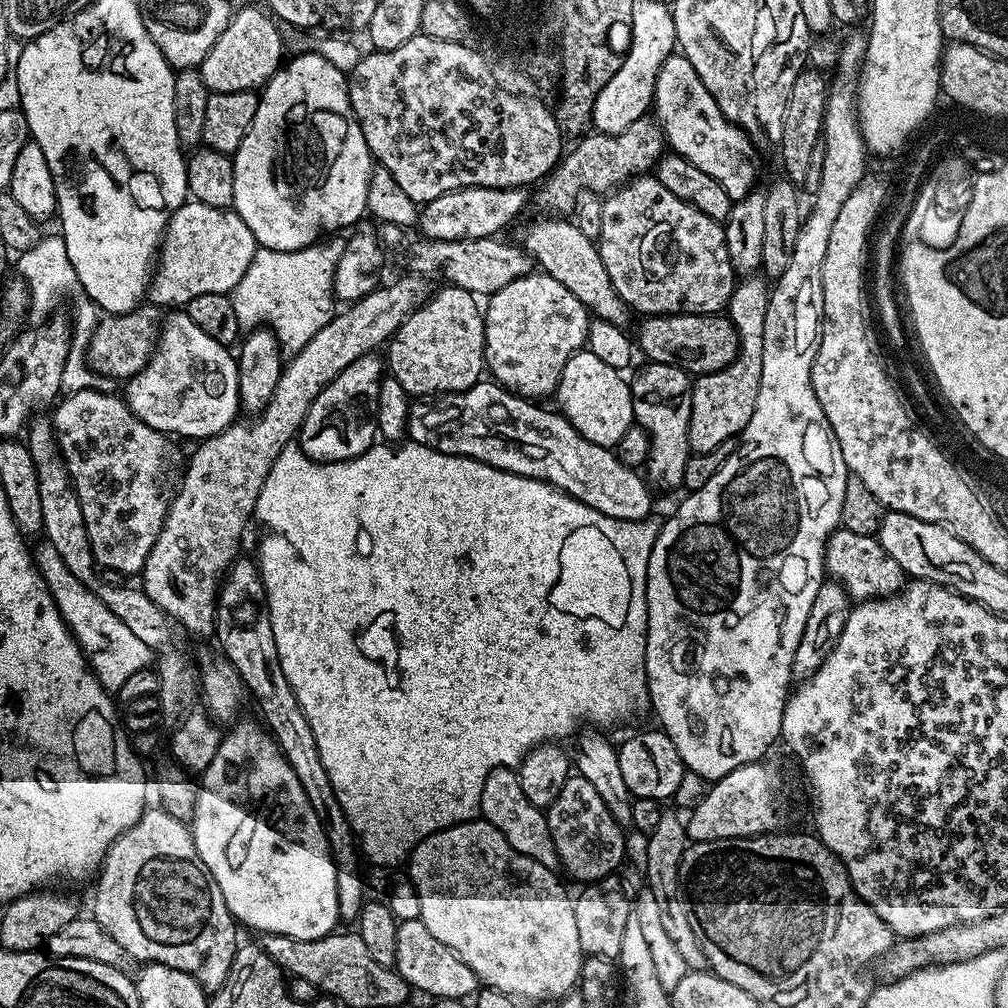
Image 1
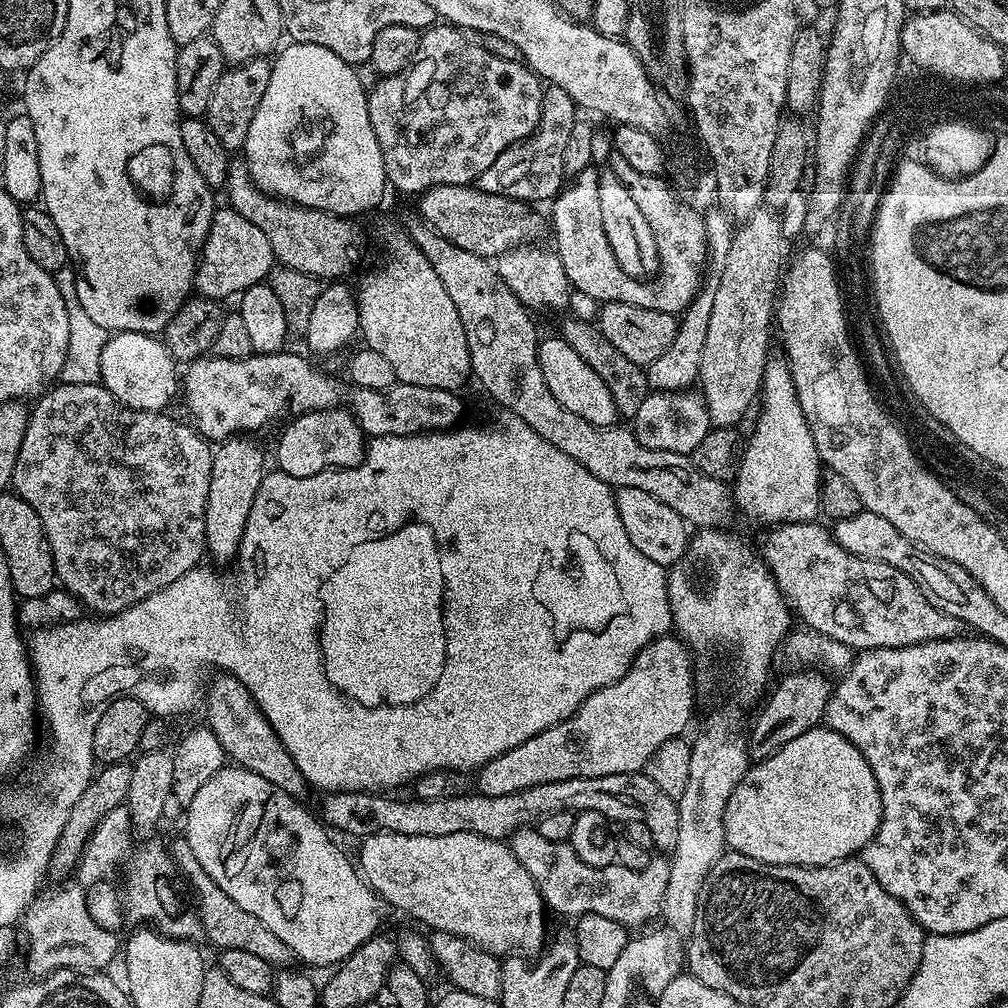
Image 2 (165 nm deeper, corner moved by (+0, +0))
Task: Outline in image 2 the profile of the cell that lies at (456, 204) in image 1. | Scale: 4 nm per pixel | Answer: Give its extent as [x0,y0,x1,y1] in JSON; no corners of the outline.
[475,86,578,200]

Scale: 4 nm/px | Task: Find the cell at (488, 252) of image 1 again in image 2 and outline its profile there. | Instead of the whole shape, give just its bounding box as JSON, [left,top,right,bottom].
[227,162,364,282]

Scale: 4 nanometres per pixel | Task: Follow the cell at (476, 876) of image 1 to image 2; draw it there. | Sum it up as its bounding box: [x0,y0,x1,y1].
[358,832,545,958]

